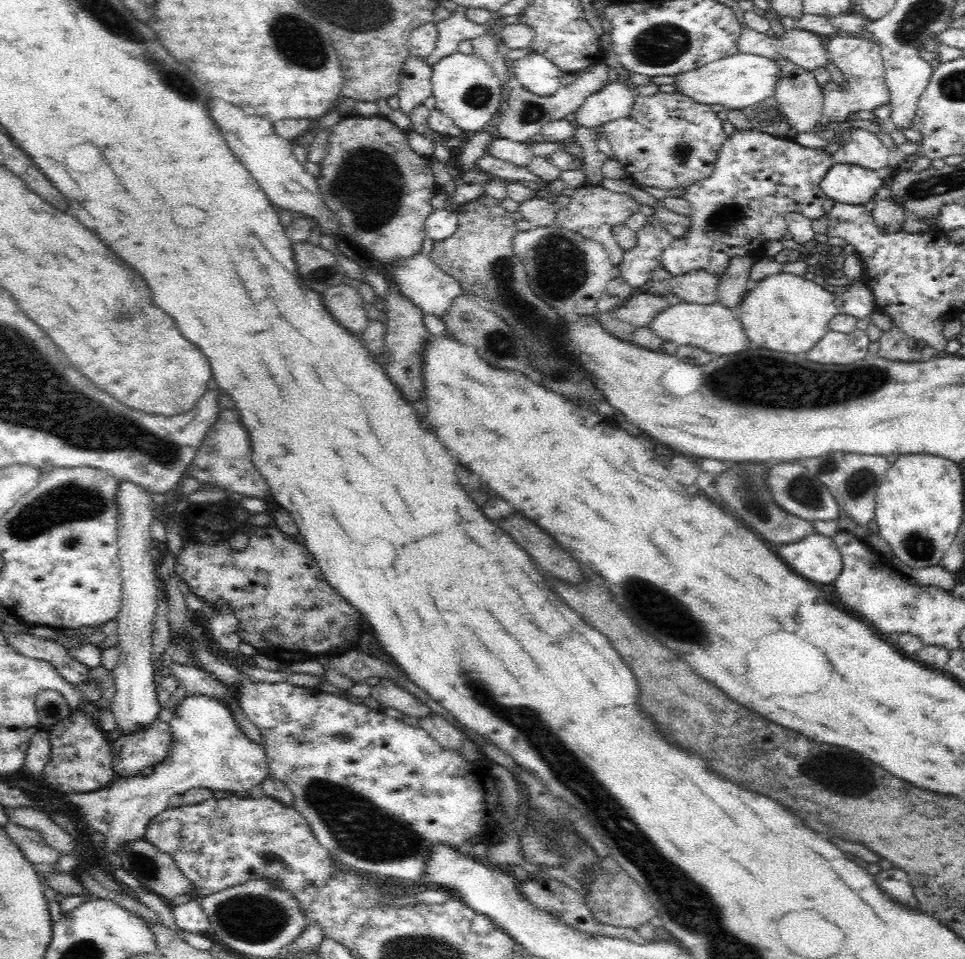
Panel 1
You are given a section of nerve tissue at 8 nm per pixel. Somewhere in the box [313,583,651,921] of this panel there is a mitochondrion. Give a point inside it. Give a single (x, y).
(583, 861)

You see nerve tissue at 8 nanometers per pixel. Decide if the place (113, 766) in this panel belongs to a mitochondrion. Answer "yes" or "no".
no

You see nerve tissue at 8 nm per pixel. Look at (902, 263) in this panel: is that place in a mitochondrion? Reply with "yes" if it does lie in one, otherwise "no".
no

